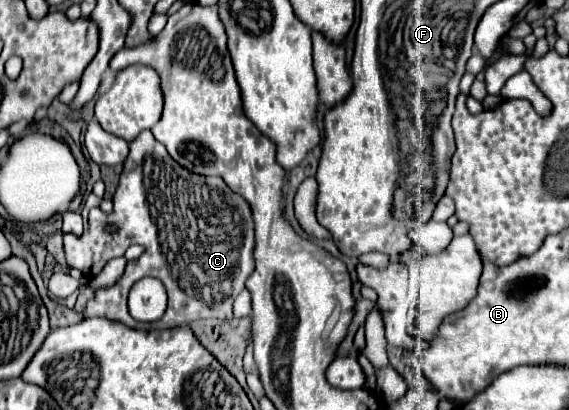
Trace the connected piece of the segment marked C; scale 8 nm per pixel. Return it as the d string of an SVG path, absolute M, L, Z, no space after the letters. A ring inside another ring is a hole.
M142 131L132 143L130 143L130 153L124 161L124 171L120 175L118 189L112 197L114 211L112 211L112 225L124 233L124 241L140 241L144 245L144 253L136 261L128 261L126 273L120 277L120 281L106 289L98 291L94 301L88 303L84 315L86 317L106 317L110 321L124 323L126 327L132 329L142 329L142 331L152 331L152 329L172 329L186 325L194 319L202 317L218 317L218 319L230 319L232 317L232 303L236 295L244 289L246 279L250 277L254 269L252 253L254 253L254 221L252 221L252 211L248 201L240 197L236 191L232 191L224 179L220 177L200 177L198 173L192 173L184 169L180 163L176 163L166 147L154 139L150 131ZM142 277L158 277L166 291L168 291L168 309L162 319L142 323L136 321L128 315L126 299L130 285L136 283Z

